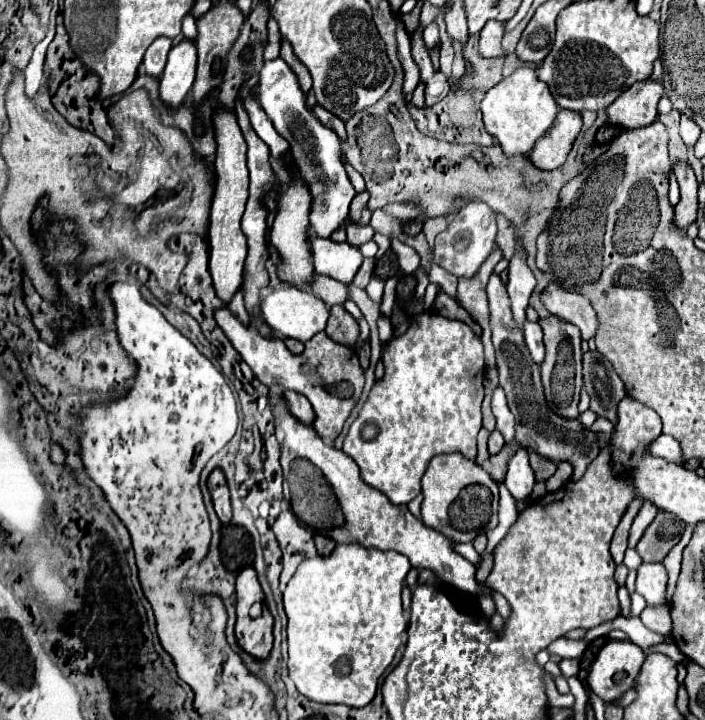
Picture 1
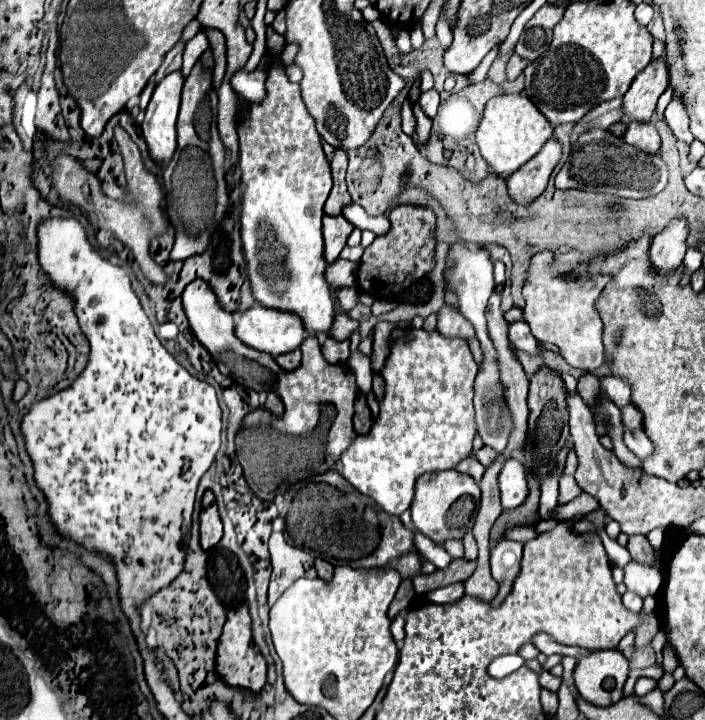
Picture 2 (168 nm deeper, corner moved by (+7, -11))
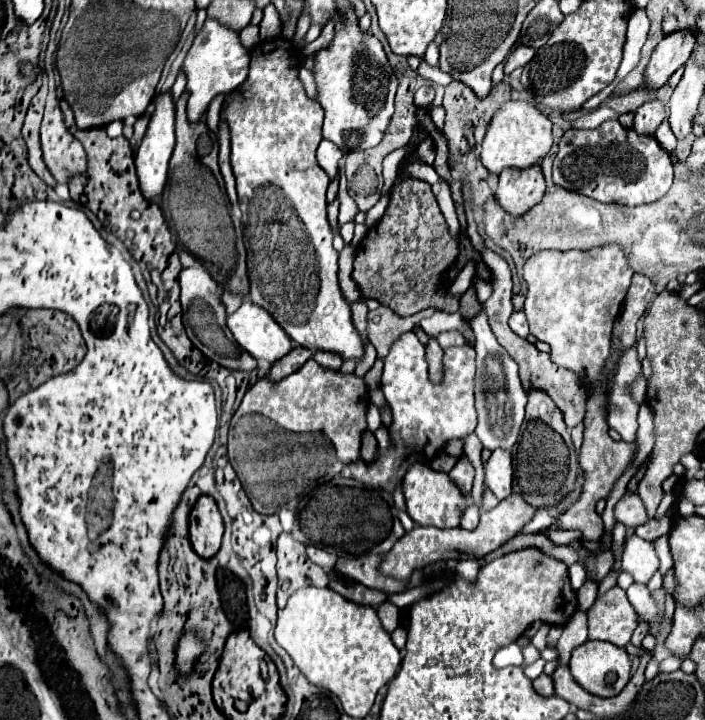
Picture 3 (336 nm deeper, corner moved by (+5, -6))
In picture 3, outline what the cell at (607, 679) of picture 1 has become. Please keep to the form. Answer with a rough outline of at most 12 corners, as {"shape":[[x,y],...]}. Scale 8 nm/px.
{"shape":[[586,641],[572,651],[572,677],[614,697],[630,679],[626,649]]}

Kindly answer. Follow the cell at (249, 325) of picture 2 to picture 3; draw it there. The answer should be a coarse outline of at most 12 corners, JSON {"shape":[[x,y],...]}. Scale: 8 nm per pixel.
{"shape":[[248,297],[226,319],[238,347],[274,363],[292,341]]}

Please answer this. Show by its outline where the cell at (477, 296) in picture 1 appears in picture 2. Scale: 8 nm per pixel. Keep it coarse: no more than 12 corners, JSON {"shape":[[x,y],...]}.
{"shape":[[450,304],[438,310],[444,336],[476,336],[472,324]]}

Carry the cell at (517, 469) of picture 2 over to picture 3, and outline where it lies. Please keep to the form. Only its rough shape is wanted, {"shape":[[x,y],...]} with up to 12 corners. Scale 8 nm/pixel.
{"shape":[[494,449],[484,487],[498,499],[512,493],[512,455]]}

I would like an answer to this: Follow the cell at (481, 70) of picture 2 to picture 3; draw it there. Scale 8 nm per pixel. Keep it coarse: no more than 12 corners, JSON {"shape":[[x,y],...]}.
{"shape":[[424,63],[417,71],[432,84],[446,86],[452,81],[449,73]]}

